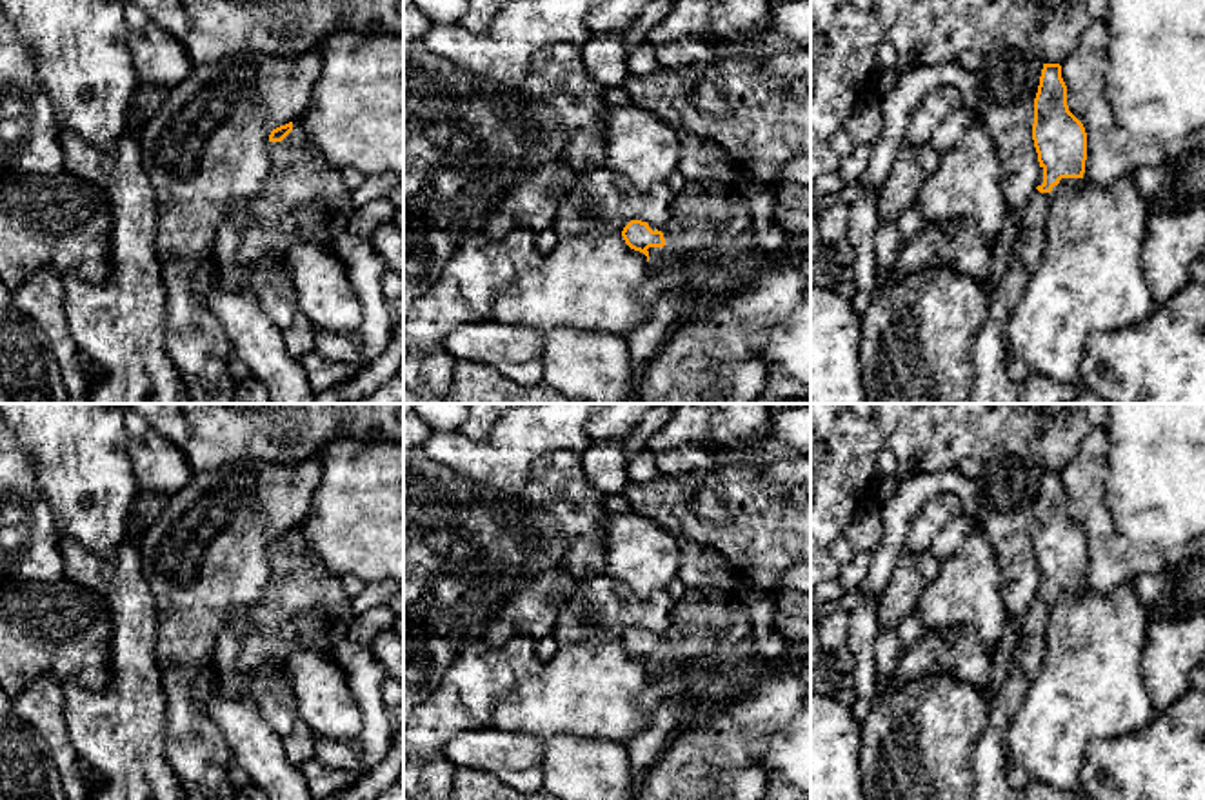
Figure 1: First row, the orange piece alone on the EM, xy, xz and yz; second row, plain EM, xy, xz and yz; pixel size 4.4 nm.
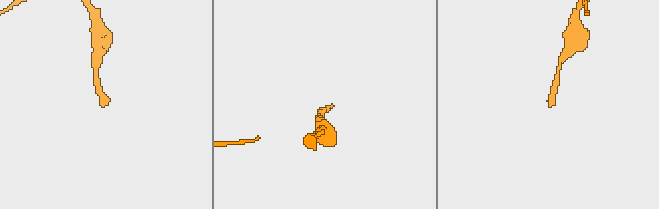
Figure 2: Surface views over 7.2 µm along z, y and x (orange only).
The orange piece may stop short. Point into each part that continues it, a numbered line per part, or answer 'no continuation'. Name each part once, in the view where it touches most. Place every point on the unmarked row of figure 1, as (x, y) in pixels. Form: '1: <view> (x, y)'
1: yz (989, 762)

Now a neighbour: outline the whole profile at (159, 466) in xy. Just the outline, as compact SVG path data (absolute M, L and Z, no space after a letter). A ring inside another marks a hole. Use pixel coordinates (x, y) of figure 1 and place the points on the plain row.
M153 429L142 438L129 438L129 455L138 491L171 496L184 489L193 476L185 455Z

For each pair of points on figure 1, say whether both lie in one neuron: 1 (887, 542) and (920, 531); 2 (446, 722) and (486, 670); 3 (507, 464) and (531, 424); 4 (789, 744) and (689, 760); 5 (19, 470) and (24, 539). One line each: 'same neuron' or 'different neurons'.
1: different neurons
2: same neuron
3: same neuron
4: different neurons
5: same neuron

